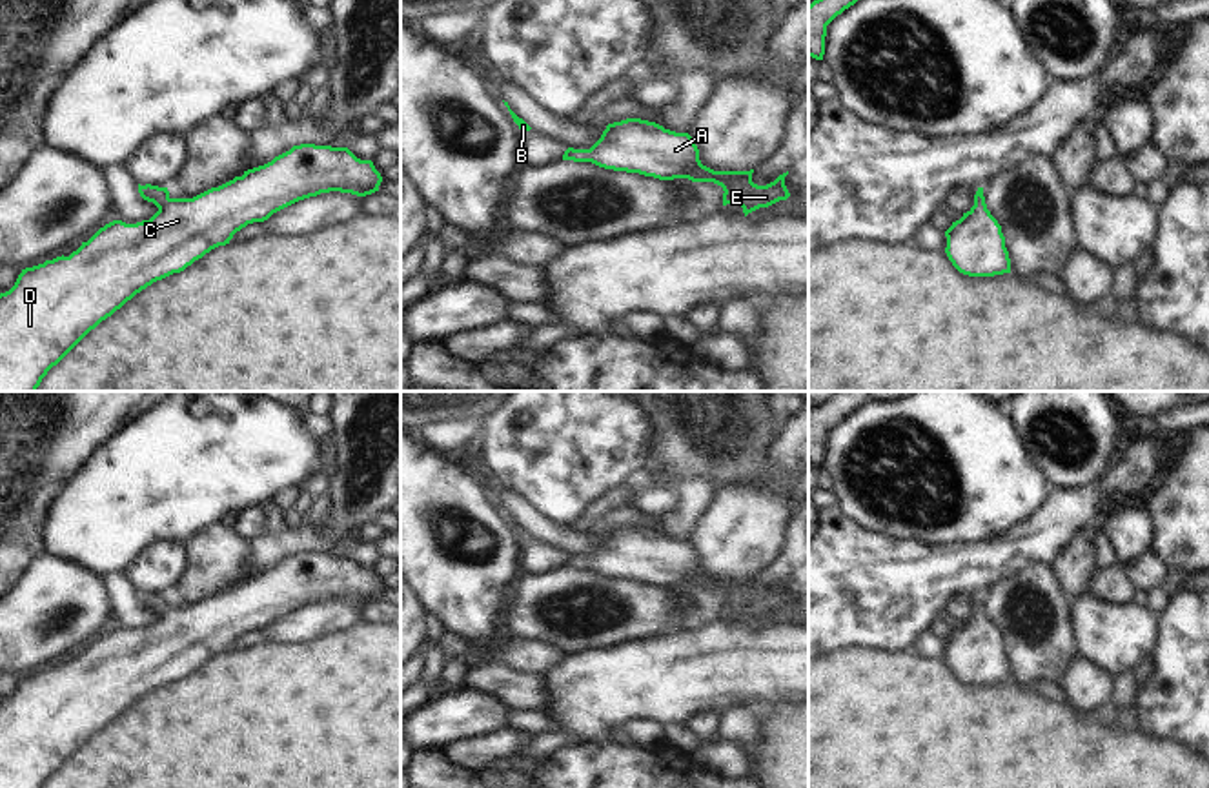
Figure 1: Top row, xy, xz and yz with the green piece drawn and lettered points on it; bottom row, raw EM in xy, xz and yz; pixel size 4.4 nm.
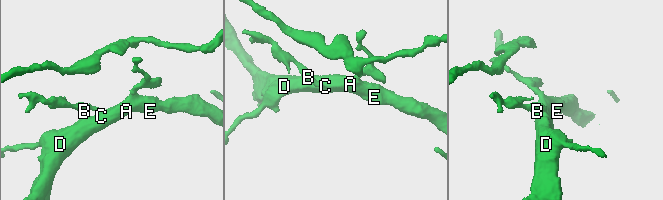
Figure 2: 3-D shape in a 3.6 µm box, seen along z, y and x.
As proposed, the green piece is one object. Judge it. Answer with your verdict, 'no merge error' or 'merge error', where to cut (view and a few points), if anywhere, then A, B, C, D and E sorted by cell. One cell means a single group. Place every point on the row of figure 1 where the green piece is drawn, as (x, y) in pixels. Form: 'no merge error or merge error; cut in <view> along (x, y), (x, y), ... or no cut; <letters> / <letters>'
no merge error; no cut; A B C D E

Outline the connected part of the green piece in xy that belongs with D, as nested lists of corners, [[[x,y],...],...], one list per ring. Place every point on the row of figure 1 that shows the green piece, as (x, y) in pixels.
[[[300,144],[193,198],[171,198],[168,187],[138,184],[140,197],[158,207],[149,220],[113,220],[69,257],[22,269],[15,286],[0,293],[0,391],[36,391],[47,371],[102,320],[153,282],[180,273],[211,249],[229,244],[248,224],[264,222],[320,193],[366,197],[379,191],[381,182],[373,162],[357,158],[348,147]]]

